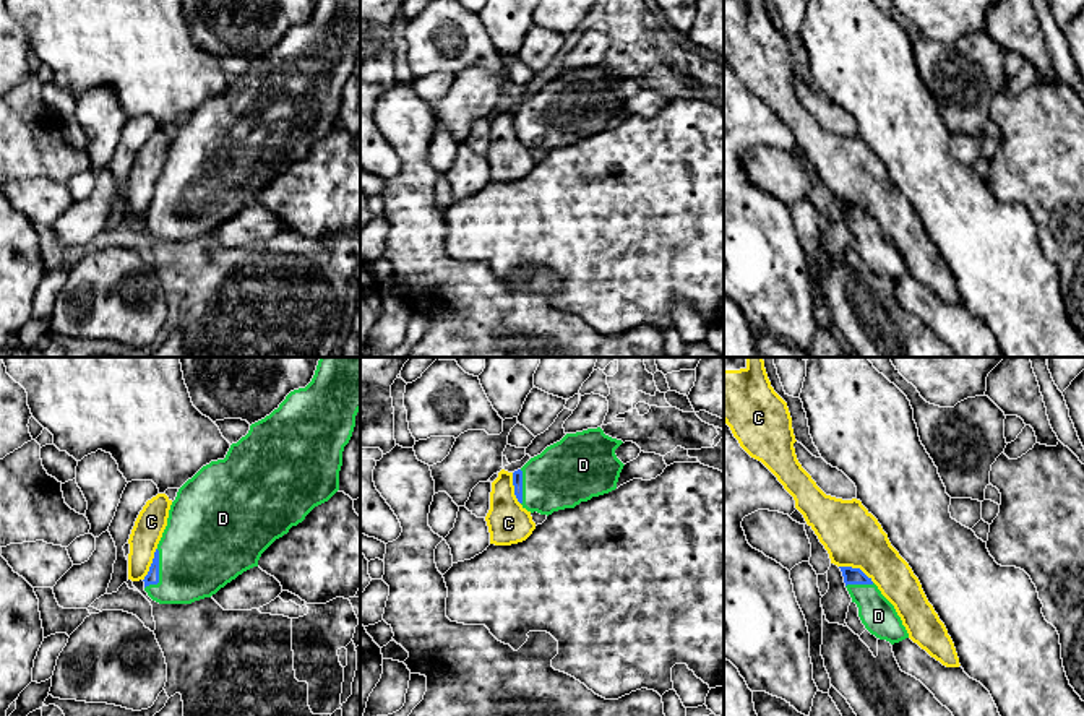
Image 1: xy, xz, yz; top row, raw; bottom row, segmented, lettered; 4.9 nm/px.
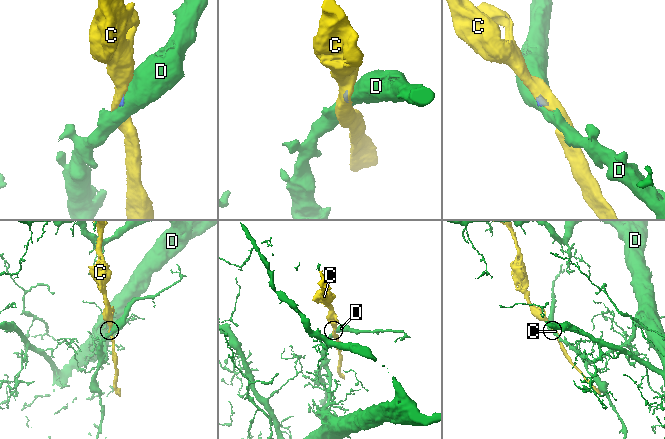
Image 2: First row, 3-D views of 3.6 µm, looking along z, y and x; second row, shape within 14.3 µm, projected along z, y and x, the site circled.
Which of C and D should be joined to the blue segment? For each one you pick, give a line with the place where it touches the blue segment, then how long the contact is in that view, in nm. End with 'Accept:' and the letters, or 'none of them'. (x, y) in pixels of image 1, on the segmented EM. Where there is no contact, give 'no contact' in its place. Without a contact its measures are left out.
D: xy (158, 572) | 220 nm
Accept: D

